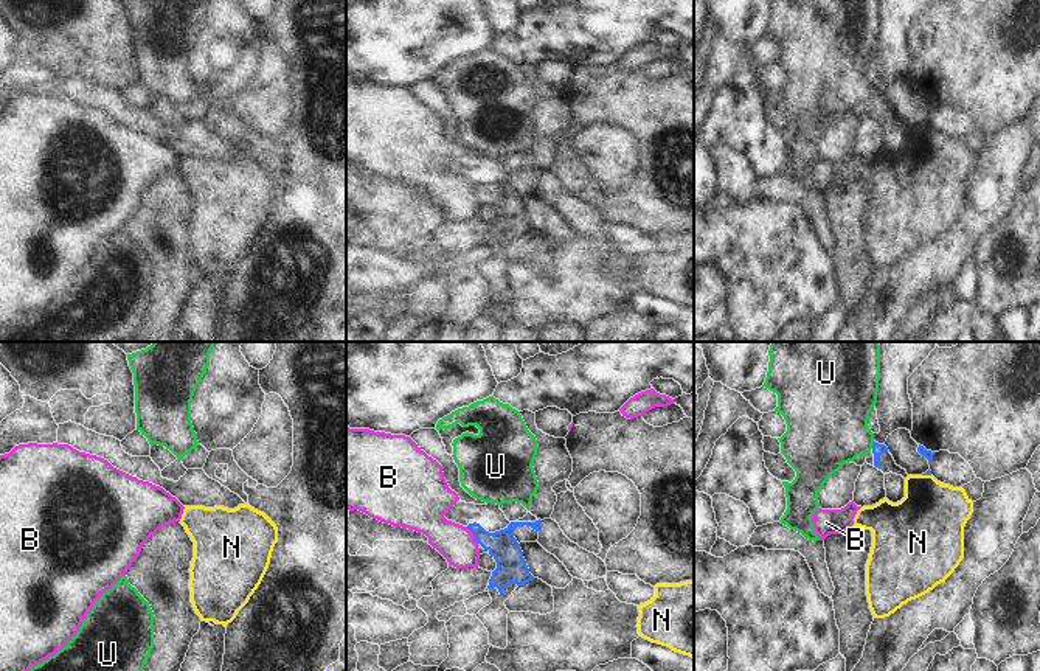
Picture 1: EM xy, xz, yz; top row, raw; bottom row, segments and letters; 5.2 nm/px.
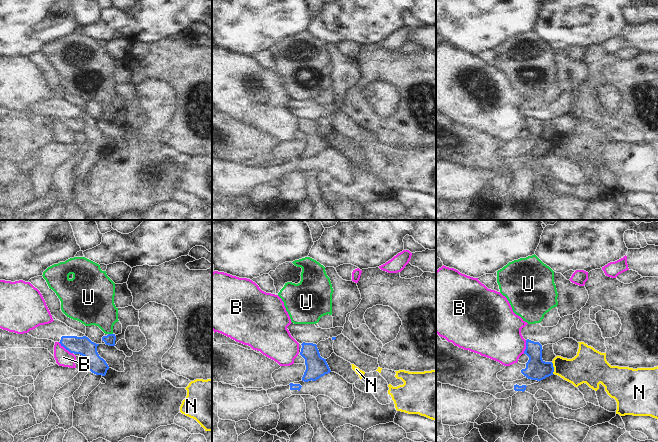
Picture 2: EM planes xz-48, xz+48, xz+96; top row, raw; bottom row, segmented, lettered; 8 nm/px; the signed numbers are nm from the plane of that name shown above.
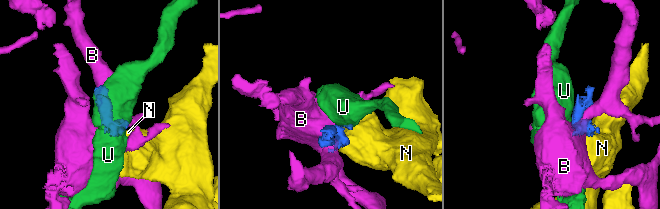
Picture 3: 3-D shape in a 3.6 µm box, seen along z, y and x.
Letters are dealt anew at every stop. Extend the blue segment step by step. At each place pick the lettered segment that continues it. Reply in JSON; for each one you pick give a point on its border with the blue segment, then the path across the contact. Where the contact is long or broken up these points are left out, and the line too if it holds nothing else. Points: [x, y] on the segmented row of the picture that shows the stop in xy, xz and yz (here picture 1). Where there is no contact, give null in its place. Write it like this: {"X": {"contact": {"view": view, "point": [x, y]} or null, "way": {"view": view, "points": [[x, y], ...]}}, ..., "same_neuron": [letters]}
{"same_neuron": []}

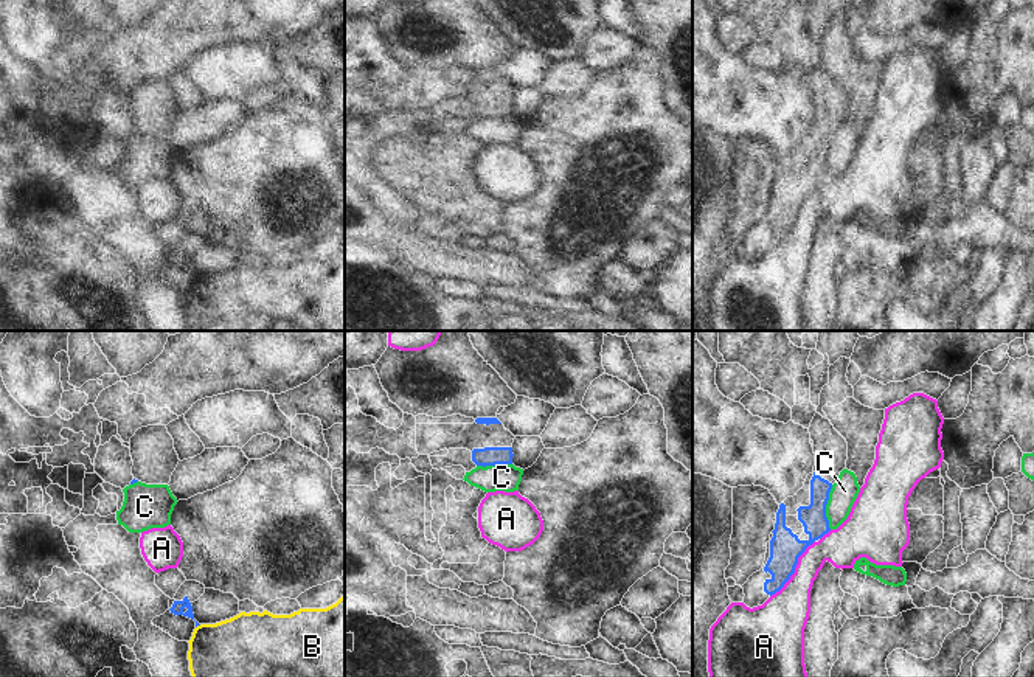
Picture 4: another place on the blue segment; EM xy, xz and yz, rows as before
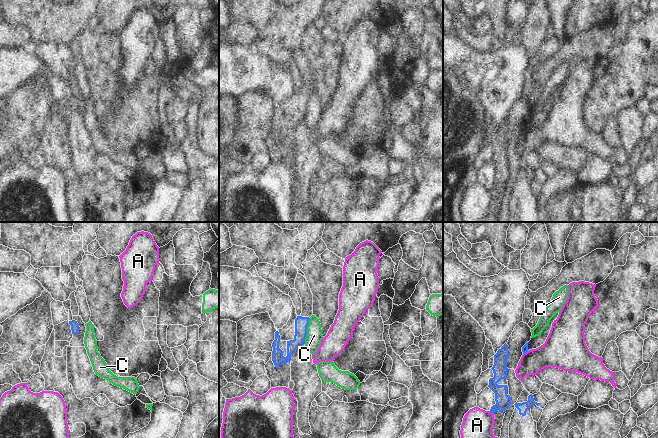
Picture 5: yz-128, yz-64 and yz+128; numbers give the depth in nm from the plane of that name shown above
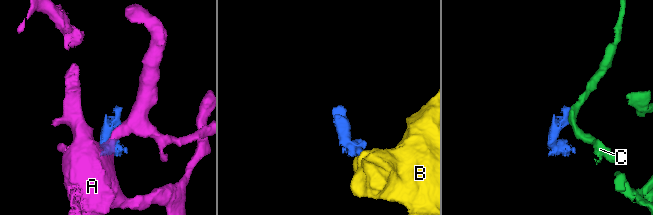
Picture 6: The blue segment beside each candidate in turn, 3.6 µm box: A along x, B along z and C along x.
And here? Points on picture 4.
{"same_neuron": []}

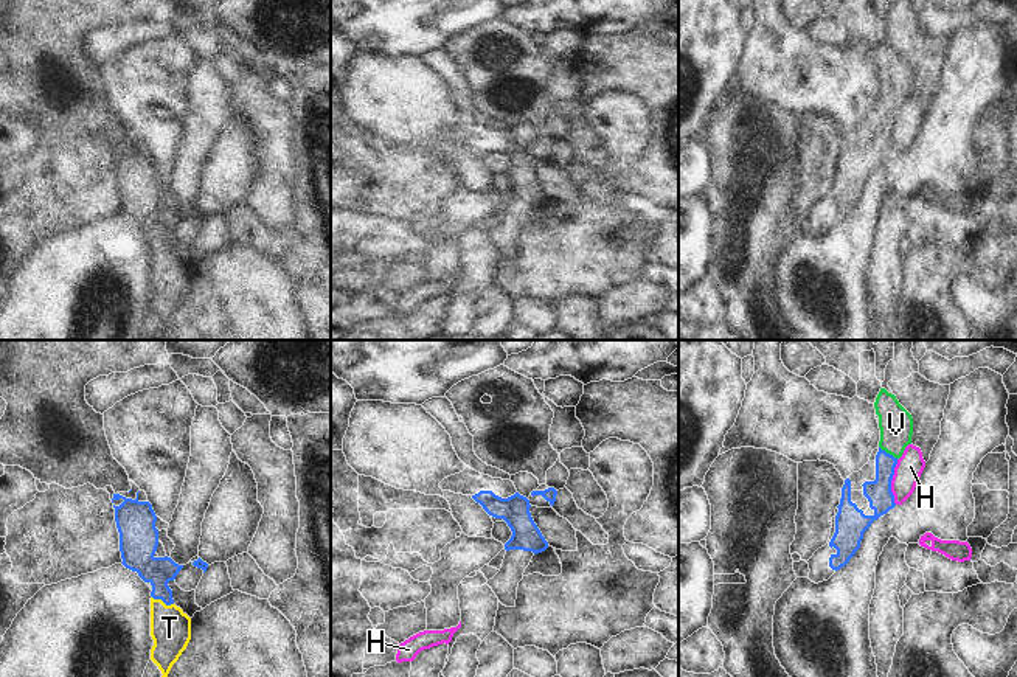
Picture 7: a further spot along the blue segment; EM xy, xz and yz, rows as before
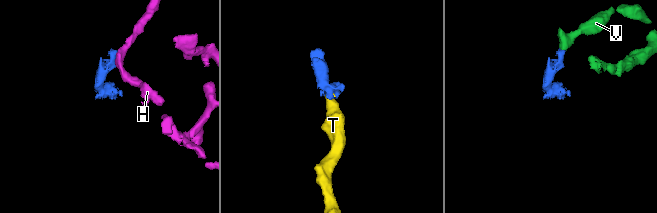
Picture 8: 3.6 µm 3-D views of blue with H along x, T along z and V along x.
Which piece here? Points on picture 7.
{"T": {"contact": {"view": "xy", "point": [163, 601]}, "way": {"view": "xy", "points": [[159, 572], [163, 601], [163, 614], [170, 628]]}}, "V": {"contact": {"view": "yz", "point": [888, 454]}, "way": {"view": "yz", "points": [[879, 494], [888, 454], [896, 424]]}}, "same_neuron": ["T", "V"]}

